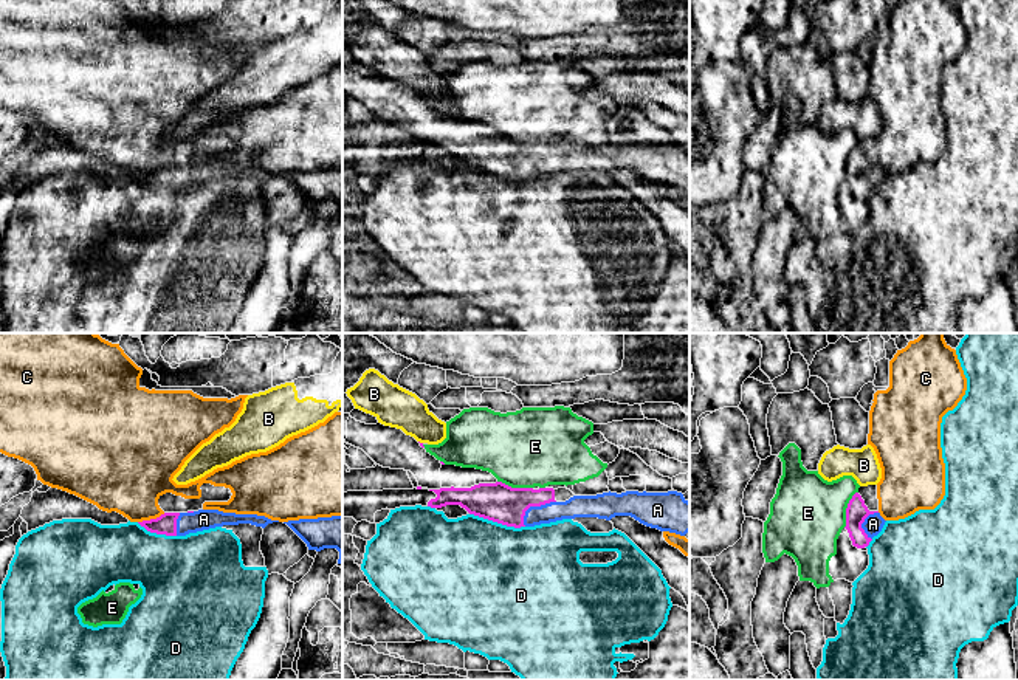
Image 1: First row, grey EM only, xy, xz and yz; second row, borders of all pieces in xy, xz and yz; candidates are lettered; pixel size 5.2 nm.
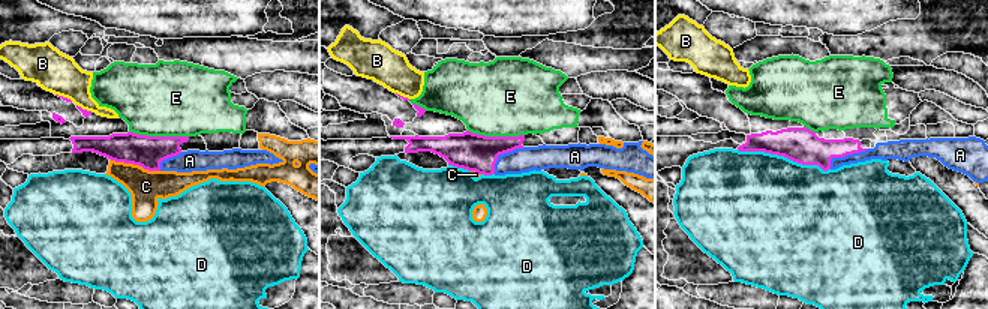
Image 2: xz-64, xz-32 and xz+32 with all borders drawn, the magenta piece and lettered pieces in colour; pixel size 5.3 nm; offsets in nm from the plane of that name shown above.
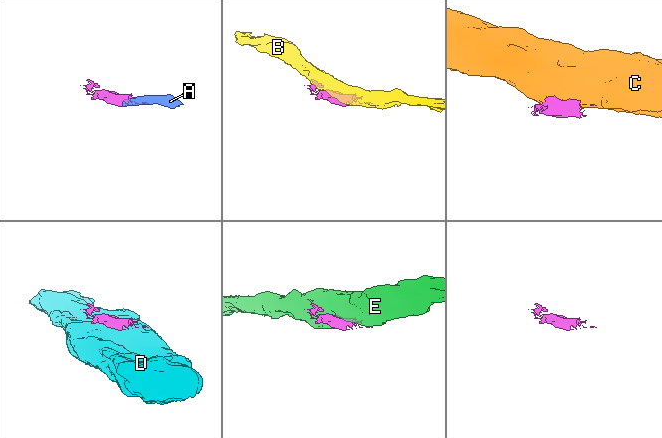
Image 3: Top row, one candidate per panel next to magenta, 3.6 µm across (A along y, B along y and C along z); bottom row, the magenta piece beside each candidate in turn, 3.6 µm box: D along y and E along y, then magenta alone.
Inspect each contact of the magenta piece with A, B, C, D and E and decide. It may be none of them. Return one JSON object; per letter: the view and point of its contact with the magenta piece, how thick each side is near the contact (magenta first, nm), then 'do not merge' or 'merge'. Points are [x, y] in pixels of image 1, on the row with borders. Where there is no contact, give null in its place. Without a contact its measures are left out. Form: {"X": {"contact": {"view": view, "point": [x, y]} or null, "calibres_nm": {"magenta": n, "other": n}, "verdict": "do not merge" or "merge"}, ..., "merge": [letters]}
{"A": {"contact": {"view": "xz", "point": [533, 505]}, "calibres_nm": {"magenta": 200, "other": 110}, "verdict": "merge"}, "B": {"contact": {"view": "xz", "point": [419, 442]}, "calibres_nm": {"magenta": 20, "other": 220}, "verdict": "do not merge"}, "C": {"contact": {"view": "xy", "point": [151, 519]}, "calibres_nm": {"magenta": 110, "other": 380}, "verdict": "do not merge"}, "D": {"contact": {"view": "xz", "point": [498, 522]}, "calibres_nm": {"magenta": 200, "other": 500}, "verdict": "do not merge"}, "E": {"contact": {"view": "yz", "point": [846, 510]}, "calibres_nm": {"magenta": 110, "other": 400}, "verdict": "do not merge"}, "merge": ["A"]}

